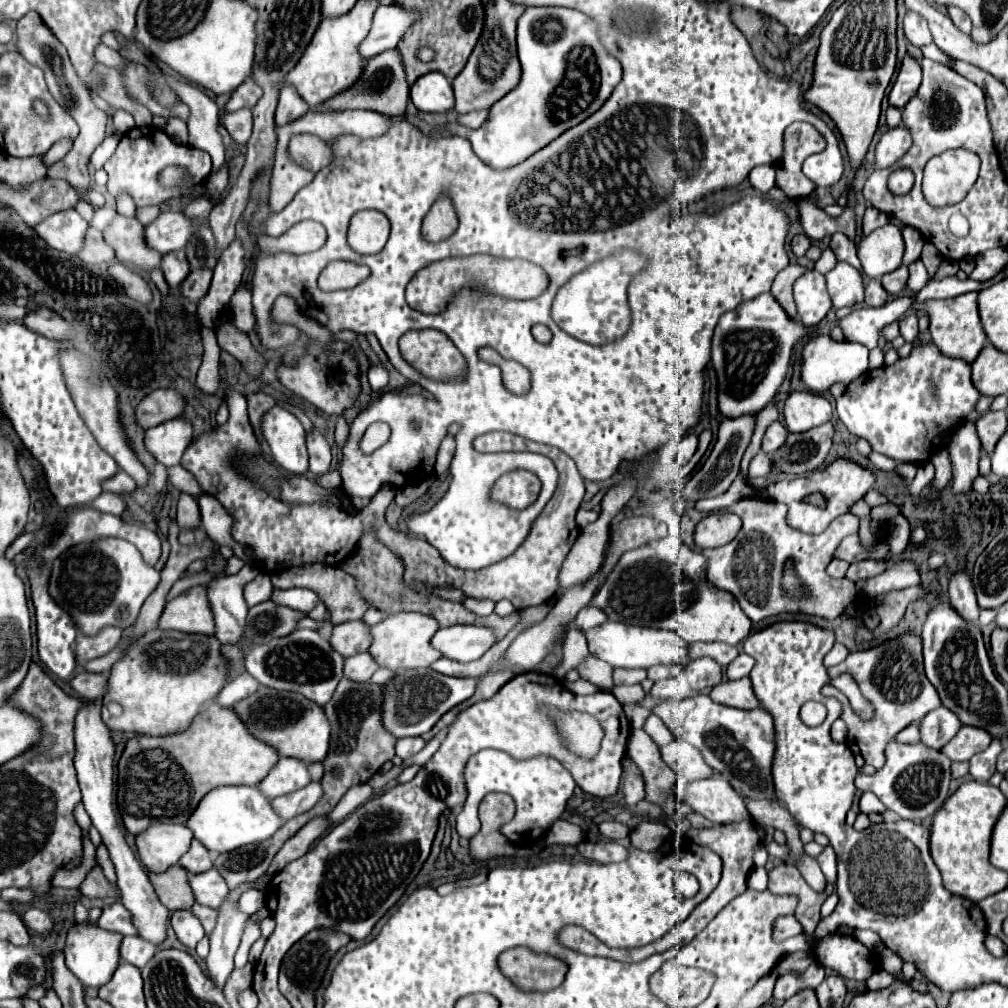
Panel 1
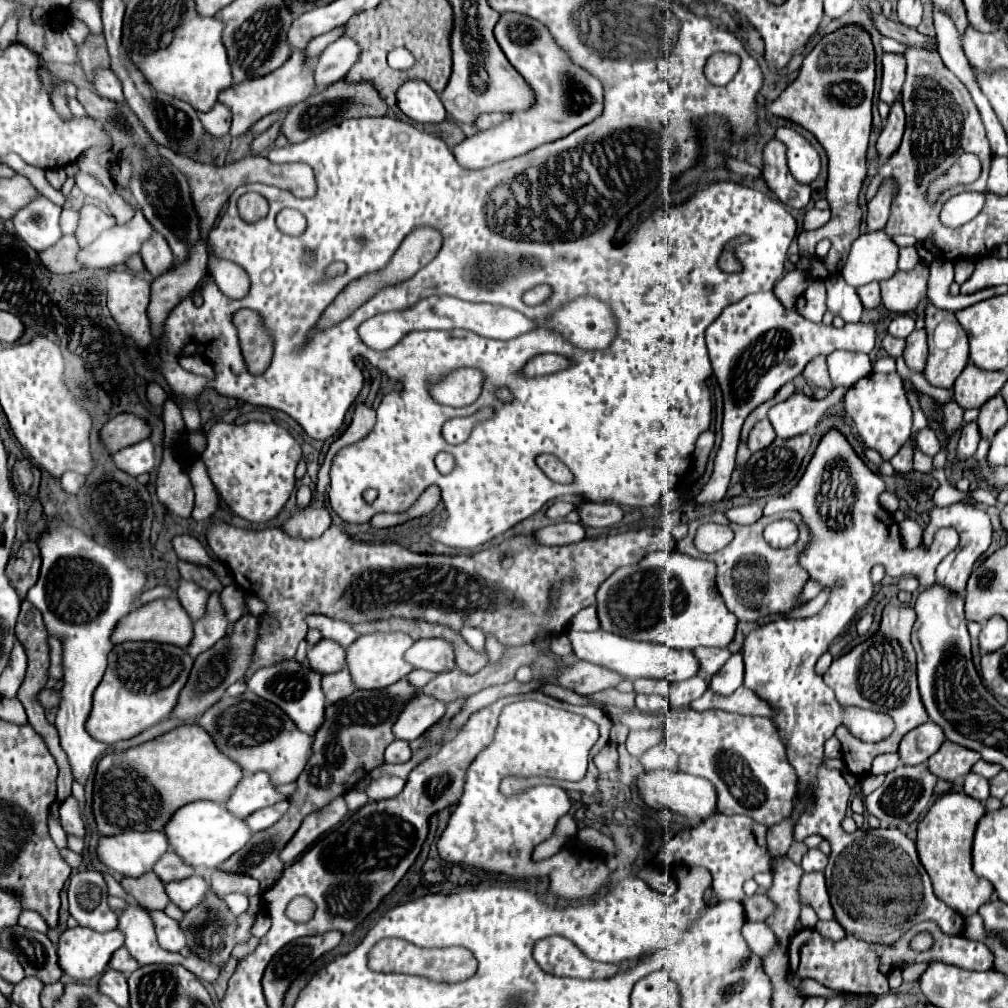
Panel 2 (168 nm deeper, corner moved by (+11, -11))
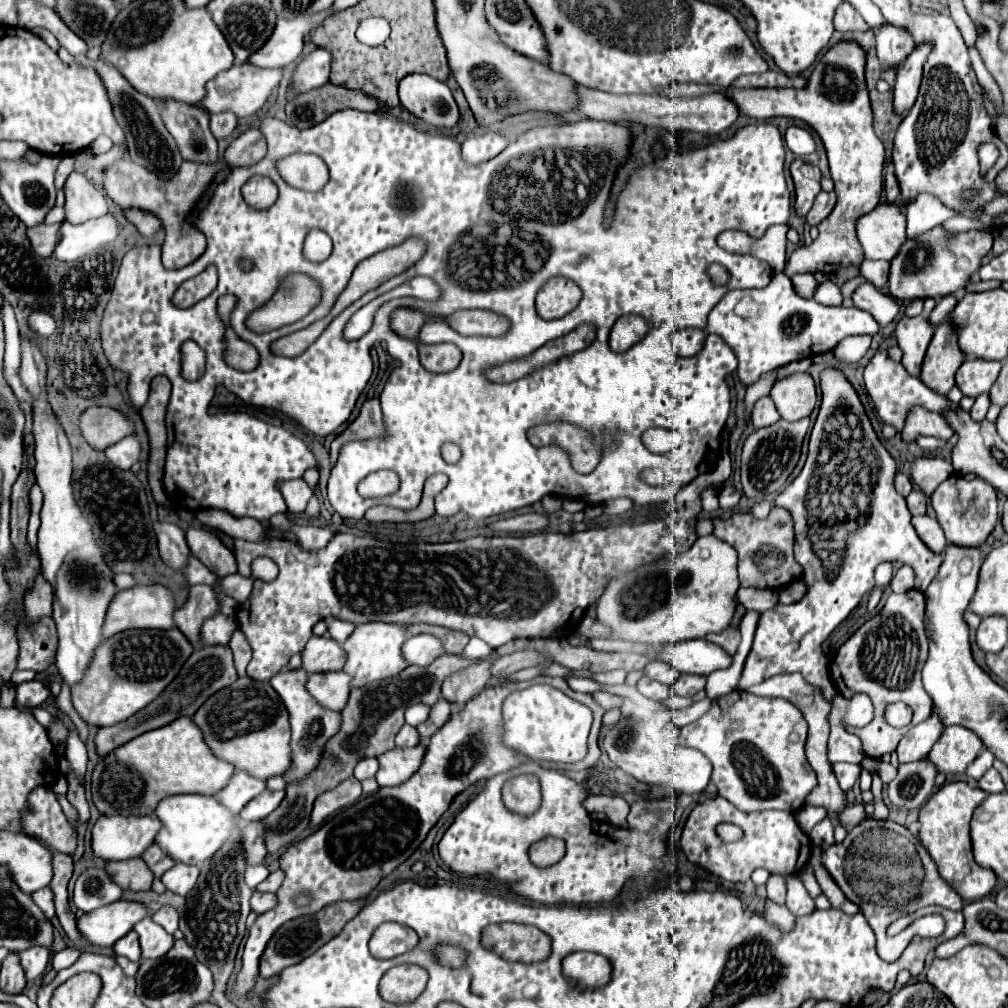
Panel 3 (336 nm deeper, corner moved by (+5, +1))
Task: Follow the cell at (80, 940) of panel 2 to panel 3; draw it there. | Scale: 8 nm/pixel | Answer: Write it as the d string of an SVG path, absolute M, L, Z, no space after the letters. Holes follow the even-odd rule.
M119 900L117 904L109 904L107 908L97 908L95 912L83 914L77 920L77 930L83 940L93 948L111 948L119 938L133 930L133 926L147 916L147 908L137 902Z

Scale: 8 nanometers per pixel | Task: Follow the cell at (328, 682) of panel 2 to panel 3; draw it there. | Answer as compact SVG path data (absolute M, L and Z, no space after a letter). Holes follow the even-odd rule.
M343 670L311 674L307 690L315 696L315 700L319 700L319 704L341 712L347 704L347 696L351 690L351 676Z

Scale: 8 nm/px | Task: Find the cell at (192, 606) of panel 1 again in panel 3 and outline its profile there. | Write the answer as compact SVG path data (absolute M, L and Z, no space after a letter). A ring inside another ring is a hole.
M161 584L153 586L135 586L129 590L121 590L119 596L111 602L111 608L107 610L107 620L103 626L103 636L111 638L117 632L131 630L131 628L157 628L157 630L169 630L175 628L173 622L173 612L175 612L175 600L169 588Z

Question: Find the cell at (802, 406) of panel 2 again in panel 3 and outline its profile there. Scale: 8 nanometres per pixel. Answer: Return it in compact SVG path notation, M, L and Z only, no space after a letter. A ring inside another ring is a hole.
M807 372L787 376L775 382L775 386L771 388L771 398L783 420L797 422L801 418L811 416L815 408L817 402L815 382Z

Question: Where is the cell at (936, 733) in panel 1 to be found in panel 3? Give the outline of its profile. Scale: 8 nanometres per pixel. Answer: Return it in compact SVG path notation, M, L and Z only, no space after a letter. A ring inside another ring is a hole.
M933 712L927 720L911 726L897 746L899 762L915 762L919 758L925 758L943 730L945 724L939 720L937 712Z

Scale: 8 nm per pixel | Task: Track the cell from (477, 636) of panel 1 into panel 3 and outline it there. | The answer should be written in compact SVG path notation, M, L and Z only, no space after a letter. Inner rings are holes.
M417 634L417 636L411 636L403 644L405 660L409 664L417 664L417 666L427 666L443 654L445 654L443 642L433 634Z

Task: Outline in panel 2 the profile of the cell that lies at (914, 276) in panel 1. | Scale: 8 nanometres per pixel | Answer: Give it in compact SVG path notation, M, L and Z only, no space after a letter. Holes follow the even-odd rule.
M899 248L899 270L911 270L919 262L917 248Z

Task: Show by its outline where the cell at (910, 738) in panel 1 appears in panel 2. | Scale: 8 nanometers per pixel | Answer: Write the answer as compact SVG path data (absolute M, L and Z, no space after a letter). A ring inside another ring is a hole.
M883 754L883 756L877 756L877 758L873 760L871 774L889 774L889 772L893 772L897 766L899 766L899 756L897 756L897 754Z

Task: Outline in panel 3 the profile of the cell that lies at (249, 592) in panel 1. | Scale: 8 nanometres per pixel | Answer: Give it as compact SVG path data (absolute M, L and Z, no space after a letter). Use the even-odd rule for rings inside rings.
M215 614L207 618L201 626L201 644L211 646L211 644L227 644L231 638L231 632L237 628L237 622L233 616L225 614Z

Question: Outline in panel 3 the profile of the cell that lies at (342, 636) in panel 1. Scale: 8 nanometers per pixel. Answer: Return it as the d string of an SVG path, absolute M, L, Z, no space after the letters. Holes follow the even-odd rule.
M313 636L303 648L303 668L307 672L329 672L345 666L347 654L339 642L329 636Z

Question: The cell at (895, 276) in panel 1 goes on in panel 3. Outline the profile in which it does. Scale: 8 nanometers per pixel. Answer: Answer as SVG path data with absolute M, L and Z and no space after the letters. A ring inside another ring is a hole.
M939 226L919 236L919 240L907 240L895 260L891 260L889 294L895 300L925 300L953 294L969 282L969 276L979 270L981 258L991 250L989 232L963 232L947 236Z

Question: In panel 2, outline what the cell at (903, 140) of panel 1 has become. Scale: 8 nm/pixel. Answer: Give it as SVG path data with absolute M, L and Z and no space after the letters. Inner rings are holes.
M897 100L897 104L891 106L891 112L883 124L883 130L879 134L877 140L877 150L881 160L887 160L901 144L903 138L903 130L905 130L905 112L903 112L903 104Z

